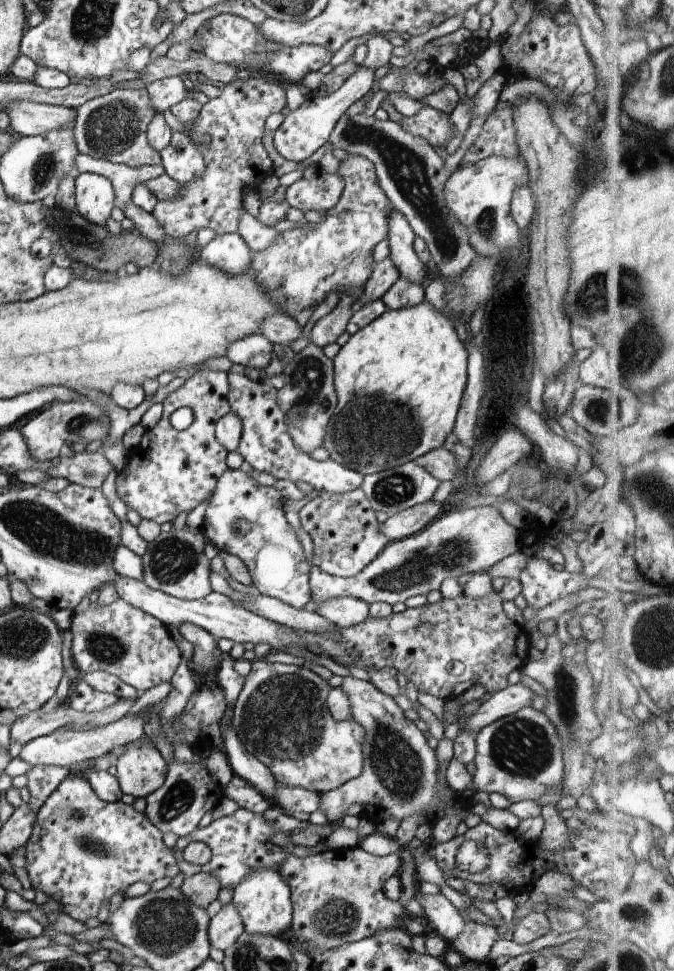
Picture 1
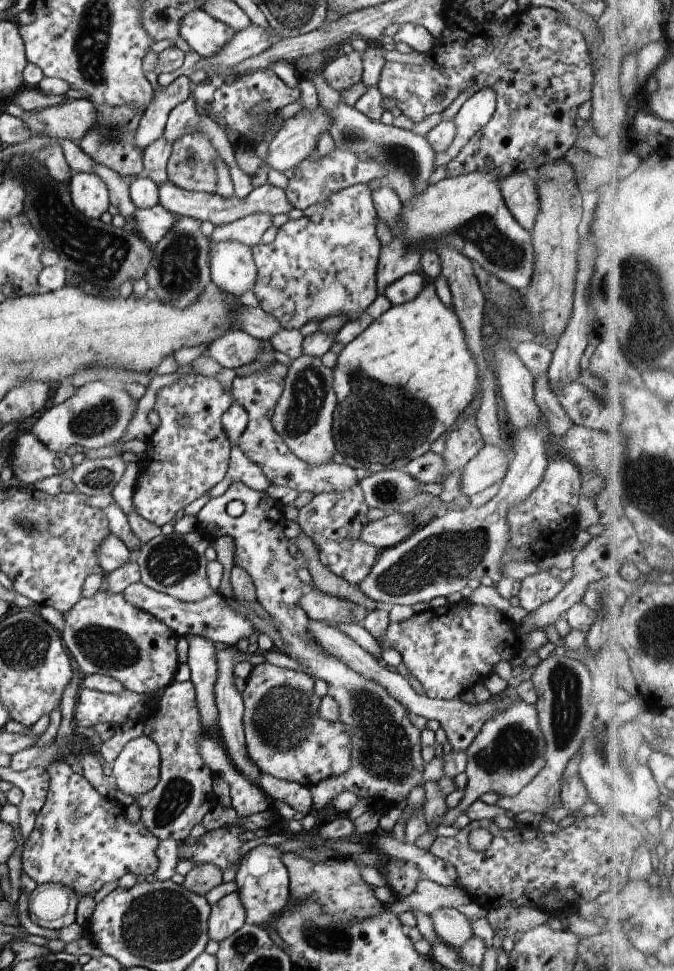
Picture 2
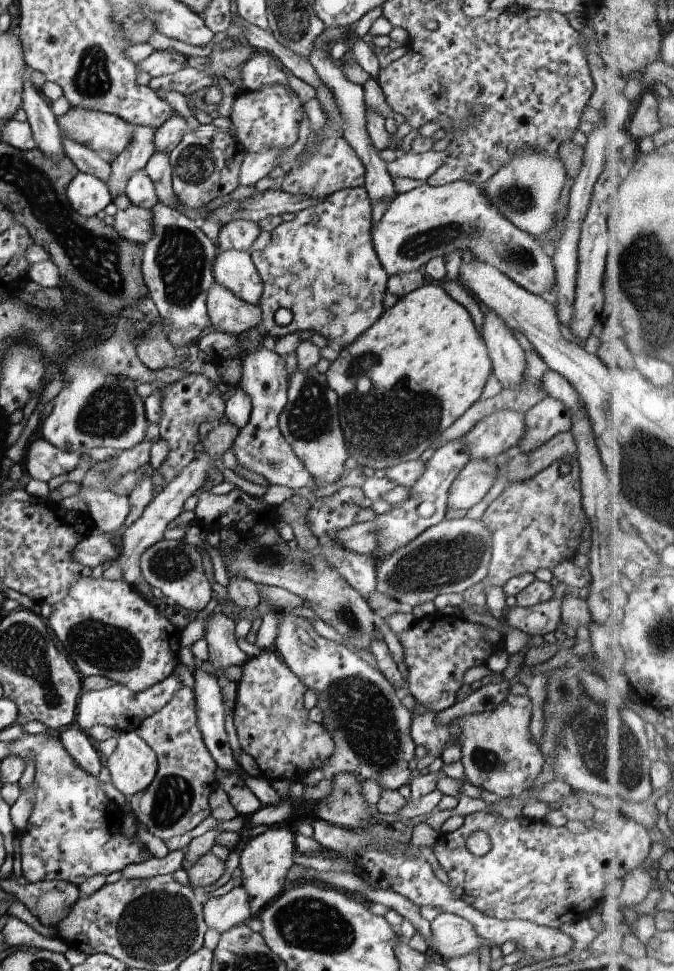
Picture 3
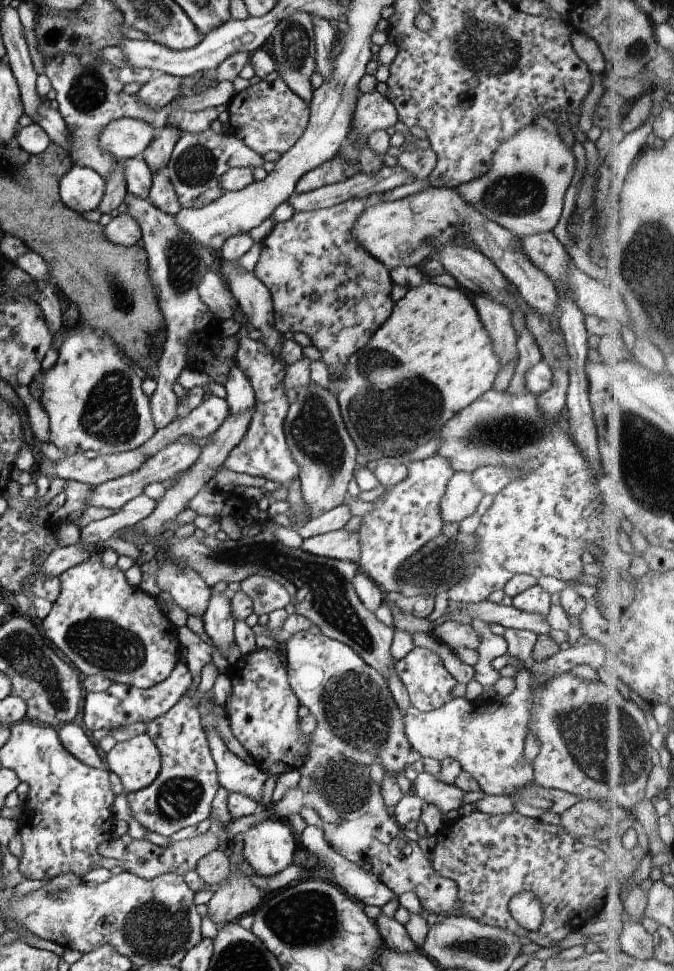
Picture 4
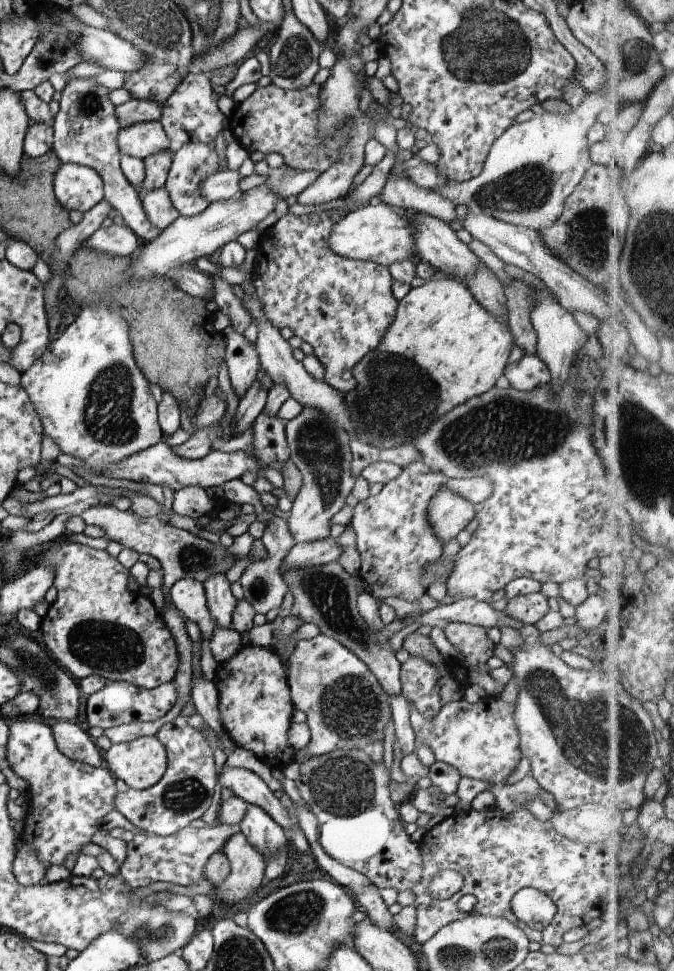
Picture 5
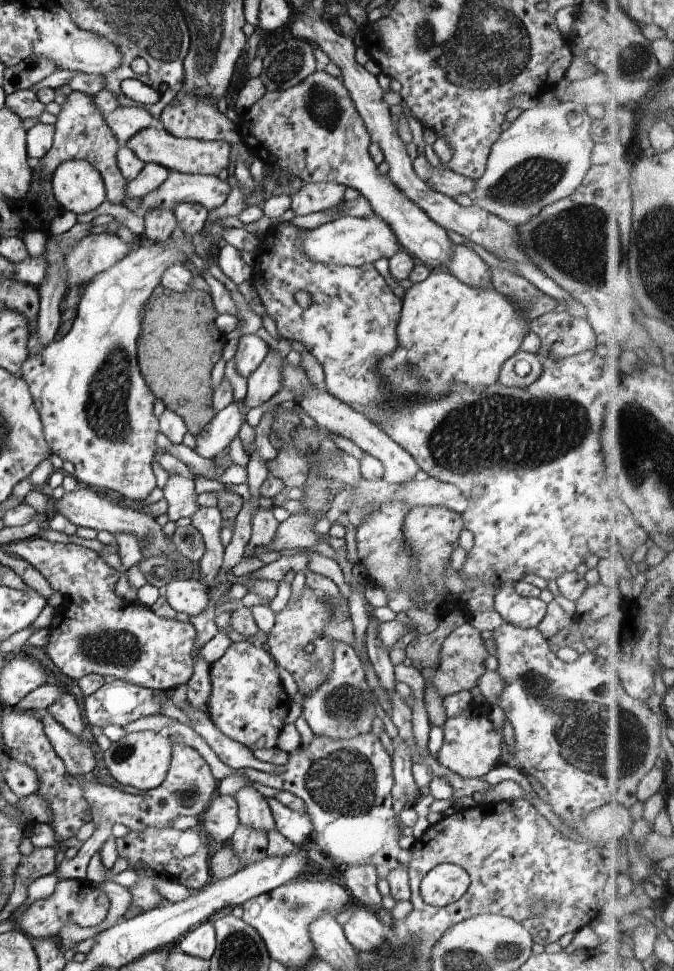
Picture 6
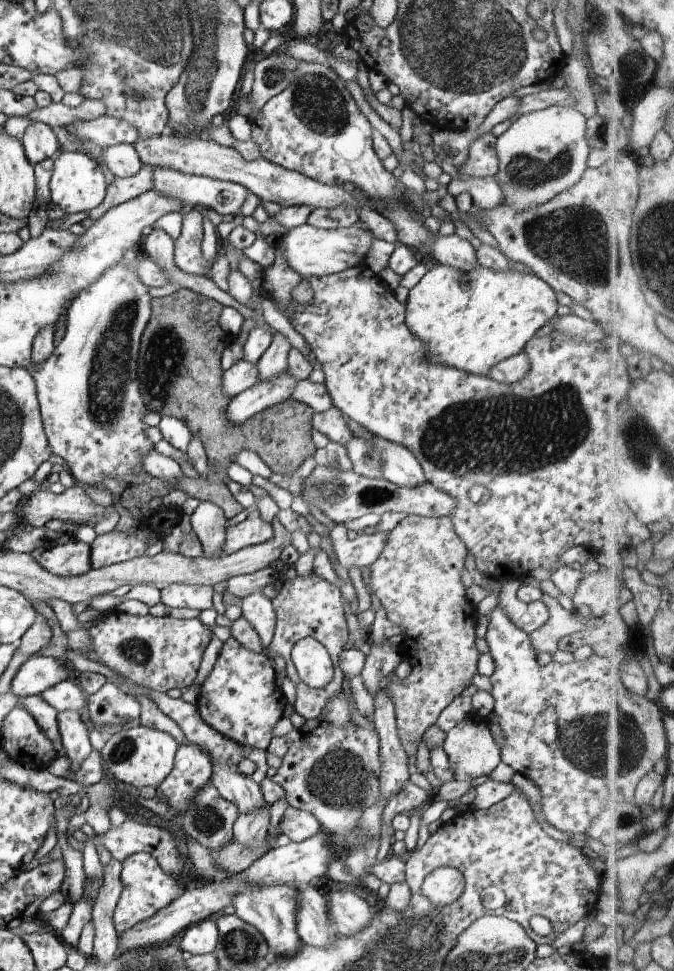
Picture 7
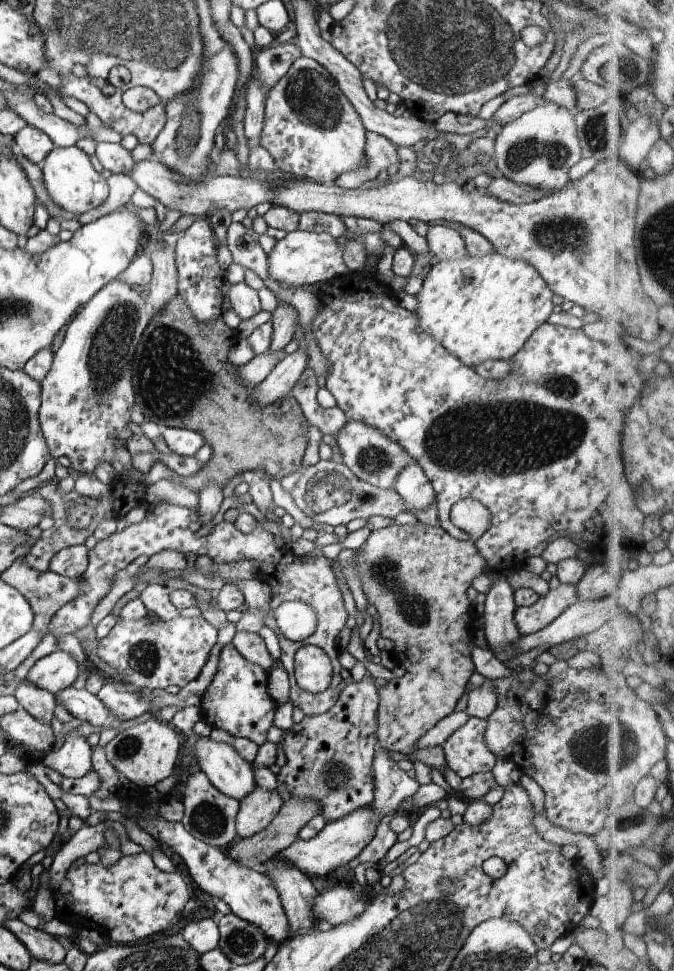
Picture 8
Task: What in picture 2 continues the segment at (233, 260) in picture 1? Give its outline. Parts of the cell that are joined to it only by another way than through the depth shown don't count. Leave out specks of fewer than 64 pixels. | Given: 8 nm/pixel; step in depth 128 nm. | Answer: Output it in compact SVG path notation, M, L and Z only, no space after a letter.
M237 240L211 243L208 255L211 282L239 299L256 280L252 249Z

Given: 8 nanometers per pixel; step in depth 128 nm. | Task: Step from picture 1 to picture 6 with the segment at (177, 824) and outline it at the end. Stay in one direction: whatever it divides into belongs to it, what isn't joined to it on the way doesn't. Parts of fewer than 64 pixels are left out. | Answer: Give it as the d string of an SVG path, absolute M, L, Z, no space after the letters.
M174 737L170 740L172 740L171 763L166 778L156 789L150 789L144 794L130 794L98 782L86 782L84 780L81 783L84 797L87 798L91 806L91 818L96 824L96 829L83 843L80 851L73 859L63 859L61 865L56 868L55 873L60 880L85 880L90 858L112 837L112 826L117 822L126 825L126 828L131 831L140 833L146 827L170 828L172 827L172 820L179 816L195 816L198 818L208 808L217 785L217 780L211 773L210 765L190 745L181 743Z

